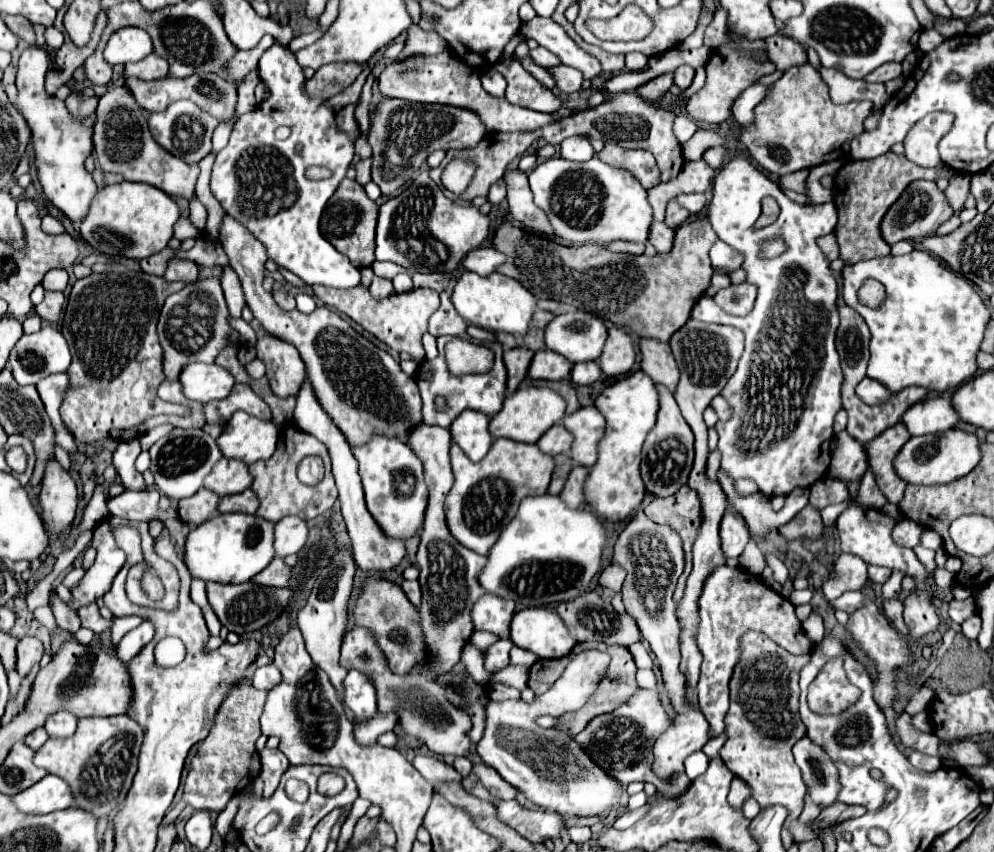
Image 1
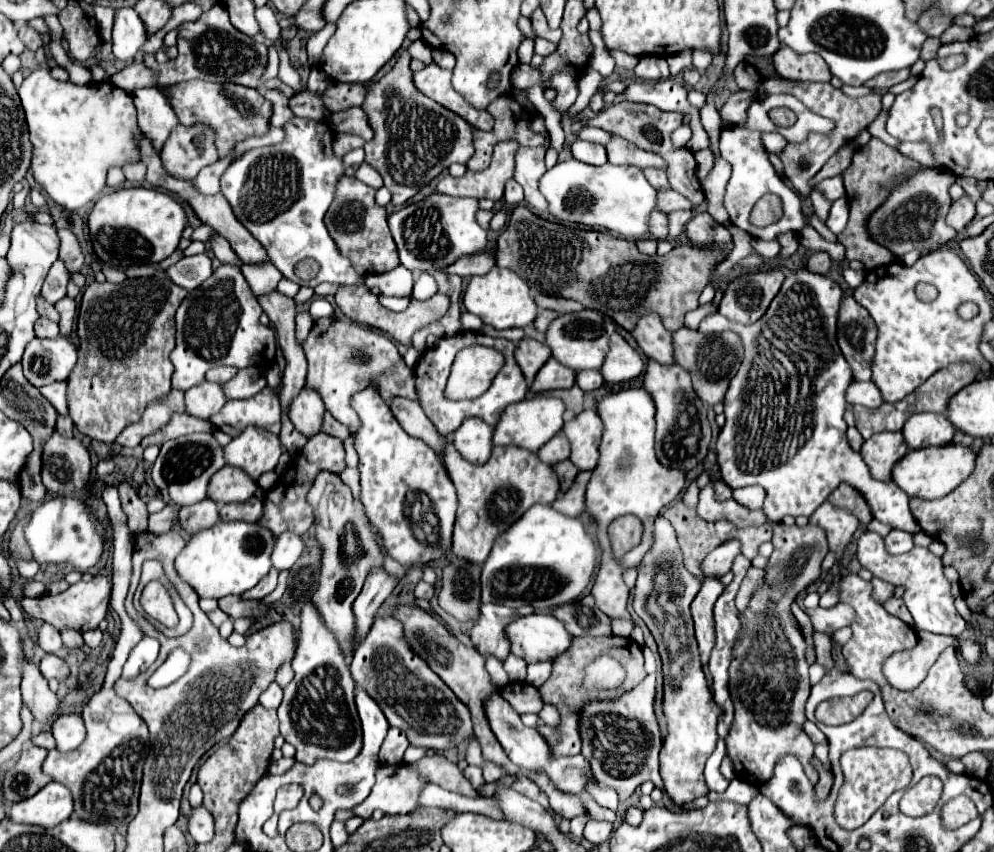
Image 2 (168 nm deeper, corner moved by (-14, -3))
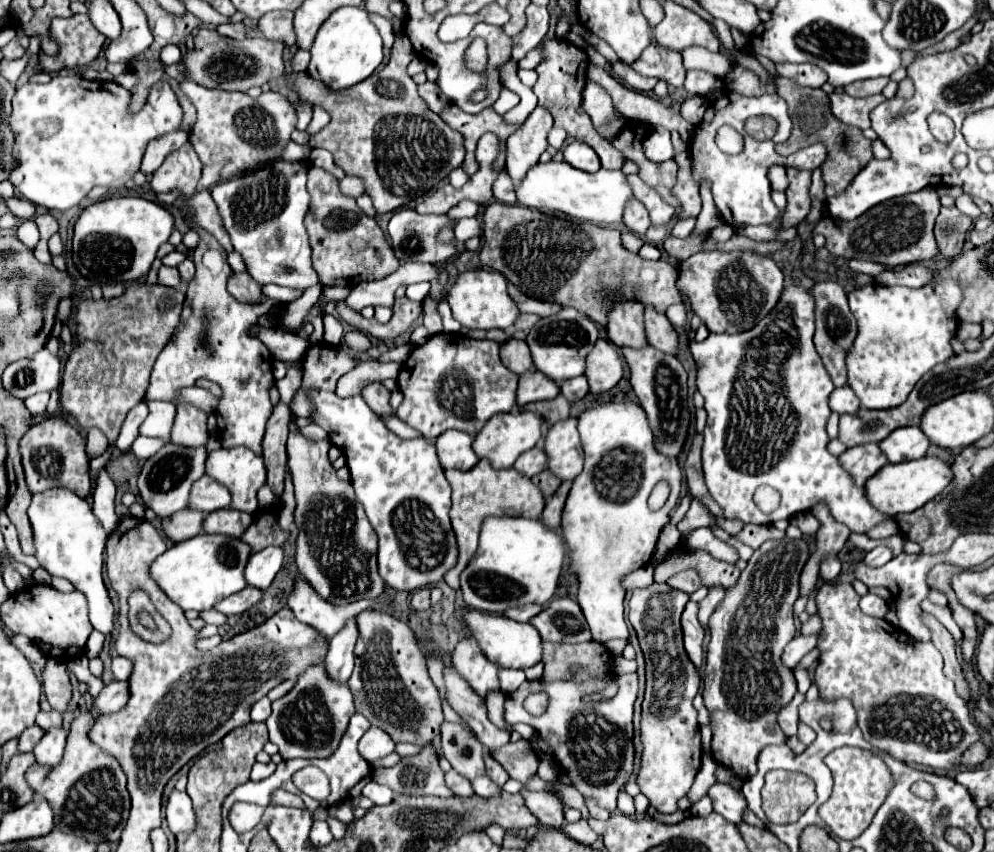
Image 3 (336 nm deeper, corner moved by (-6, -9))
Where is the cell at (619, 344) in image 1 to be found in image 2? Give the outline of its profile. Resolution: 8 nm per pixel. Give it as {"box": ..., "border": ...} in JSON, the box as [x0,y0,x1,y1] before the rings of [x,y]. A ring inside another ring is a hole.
{"box":[601,333,643,383],"border":[[[613,333],[609,341],[609,353],[601,367],[605,381],[623,383],[635,379],[643,373],[643,359],[637,349],[633,349],[619,333]]]}

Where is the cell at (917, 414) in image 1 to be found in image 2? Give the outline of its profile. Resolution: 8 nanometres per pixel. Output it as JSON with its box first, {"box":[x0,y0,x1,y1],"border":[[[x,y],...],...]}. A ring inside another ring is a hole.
{"box":[903,413,957,449],"border":[[[917,413],[903,427],[905,441],[911,449],[927,445],[947,445],[953,441],[955,431],[957,429],[951,427],[951,421],[939,413]]]}

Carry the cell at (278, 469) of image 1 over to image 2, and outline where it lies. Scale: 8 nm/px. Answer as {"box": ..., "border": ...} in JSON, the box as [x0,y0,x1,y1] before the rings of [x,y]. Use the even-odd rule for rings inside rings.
{"box":[259,433,347,537],"border":[[[317,433],[313,435],[307,445],[293,457],[291,465],[287,467],[285,475],[279,479],[279,483],[269,489],[265,493],[265,499],[263,499],[263,517],[259,519],[259,523],[267,529],[273,531],[275,537],[279,537],[283,531],[295,531],[299,535],[303,535],[315,521],[313,517],[313,509],[307,501],[307,493],[309,493],[309,487],[311,483],[315,481],[317,473],[319,471],[333,471],[333,473],[343,473],[343,469],[347,467],[345,463],[345,449],[343,449],[343,441],[341,439],[335,439],[331,435],[325,435],[325,433]]]}

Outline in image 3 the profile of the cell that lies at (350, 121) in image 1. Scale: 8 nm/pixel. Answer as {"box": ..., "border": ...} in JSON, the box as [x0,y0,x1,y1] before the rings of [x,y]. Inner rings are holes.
{"box":[305,167,399,287],"border":[[[311,167],[307,175],[307,191],[311,195],[311,207],[305,215],[305,229],[313,251],[313,269],[317,271],[321,285],[355,287],[363,281],[383,279],[399,267],[377,221],[367,217],[353,197],[339,191],[339,181],[331,173]]]}

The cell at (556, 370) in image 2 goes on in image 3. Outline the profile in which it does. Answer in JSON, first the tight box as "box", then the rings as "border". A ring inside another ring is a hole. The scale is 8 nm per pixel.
{"box":[517,371,559,407],"border":[[[527,371],[519,379],[517,405],[523,407],[533,401],[547,401],[559,395],[559,385],[539,371]]]}

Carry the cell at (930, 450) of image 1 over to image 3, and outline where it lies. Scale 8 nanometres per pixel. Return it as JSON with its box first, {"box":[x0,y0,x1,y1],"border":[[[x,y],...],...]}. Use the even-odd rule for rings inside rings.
{"box":[865,457,953,517],"border":[[[923,457],[917,461],[905,461],[905,463],[895,463],[895,465],[887,463],[881,471],[877,471],[865,483],[865,497],[871,501],[871,505],[877,511],[895,517],[899,513],[911,513],[923,507],[927,501],[939,495],[951,479],[953,479],[951,467],[939,457]]]}

